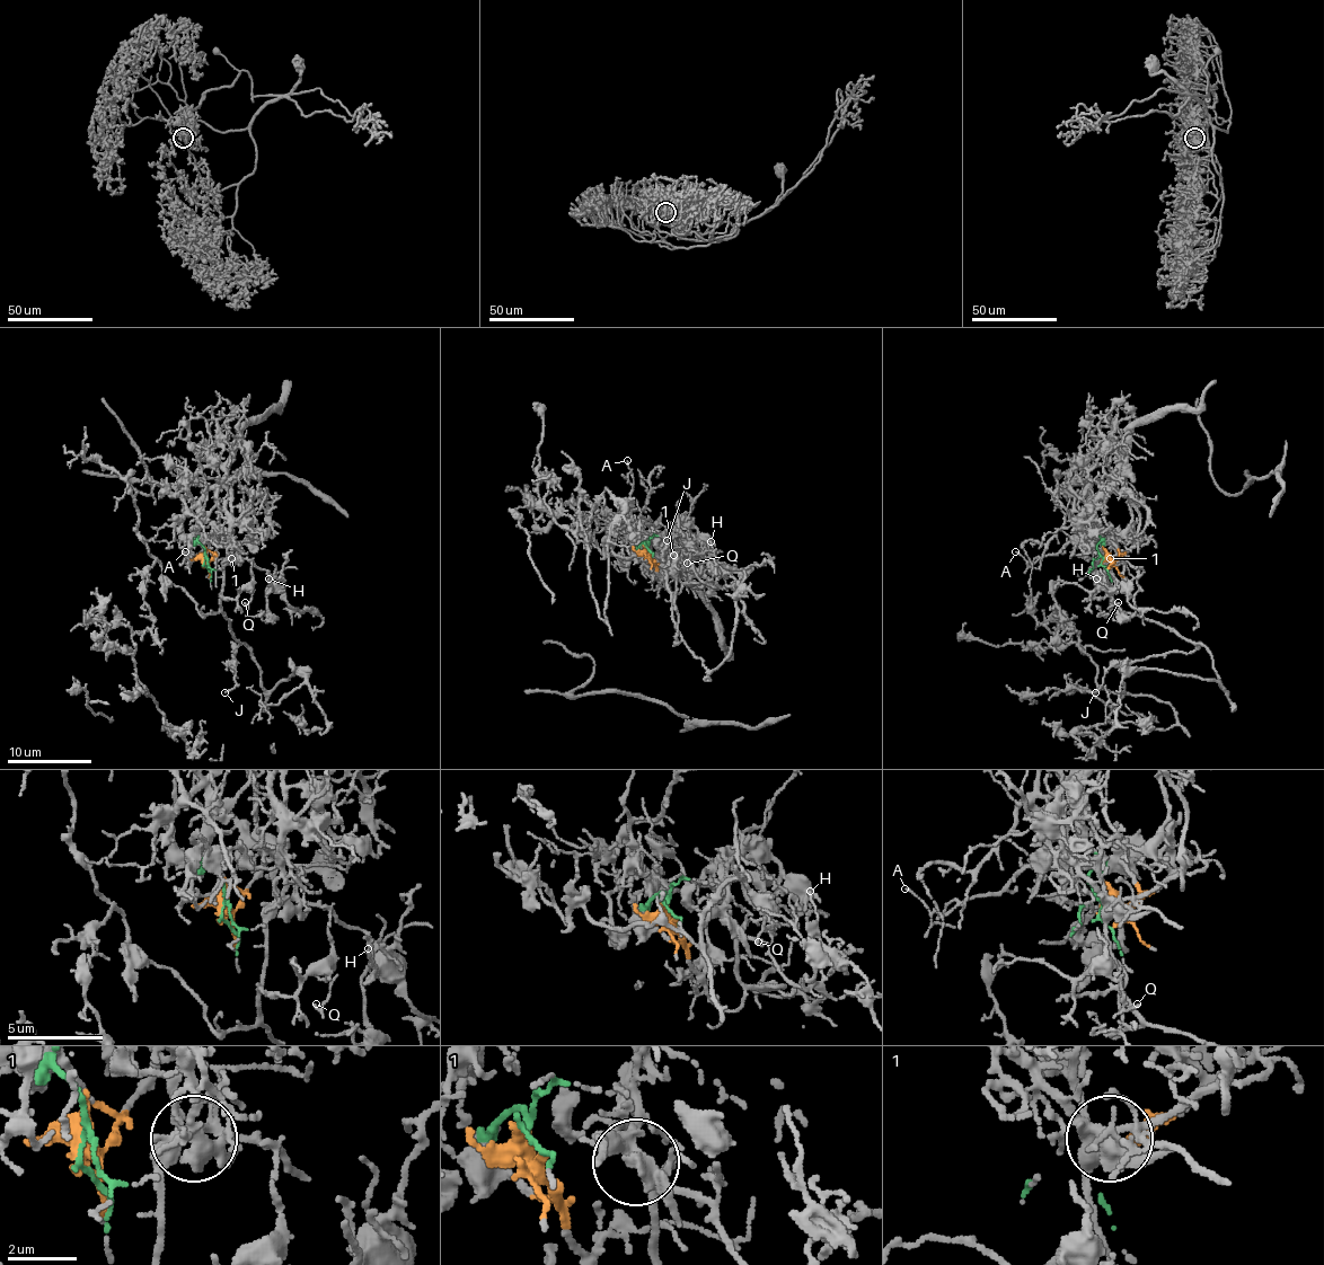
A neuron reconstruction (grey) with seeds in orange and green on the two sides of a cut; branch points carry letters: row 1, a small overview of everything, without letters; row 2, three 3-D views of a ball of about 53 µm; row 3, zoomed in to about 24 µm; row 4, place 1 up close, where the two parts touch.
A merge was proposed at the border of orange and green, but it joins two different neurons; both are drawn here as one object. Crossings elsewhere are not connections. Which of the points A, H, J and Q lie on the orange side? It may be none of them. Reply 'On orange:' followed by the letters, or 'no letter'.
On orange: H, J, Q

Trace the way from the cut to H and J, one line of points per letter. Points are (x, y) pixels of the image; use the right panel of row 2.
H: (1104, 559), (1114, 559), (1146, 538), (1148, 540), (1117, 555), (1138, 571), (1131, 581), (1106, 587), (1095, 578)
J: (1104, 559), (1146, 538), (1108, 559), (1110, 598), (1123, 610), (1174, 627), (1194, 648), (1114, 663), (1095, 692)

